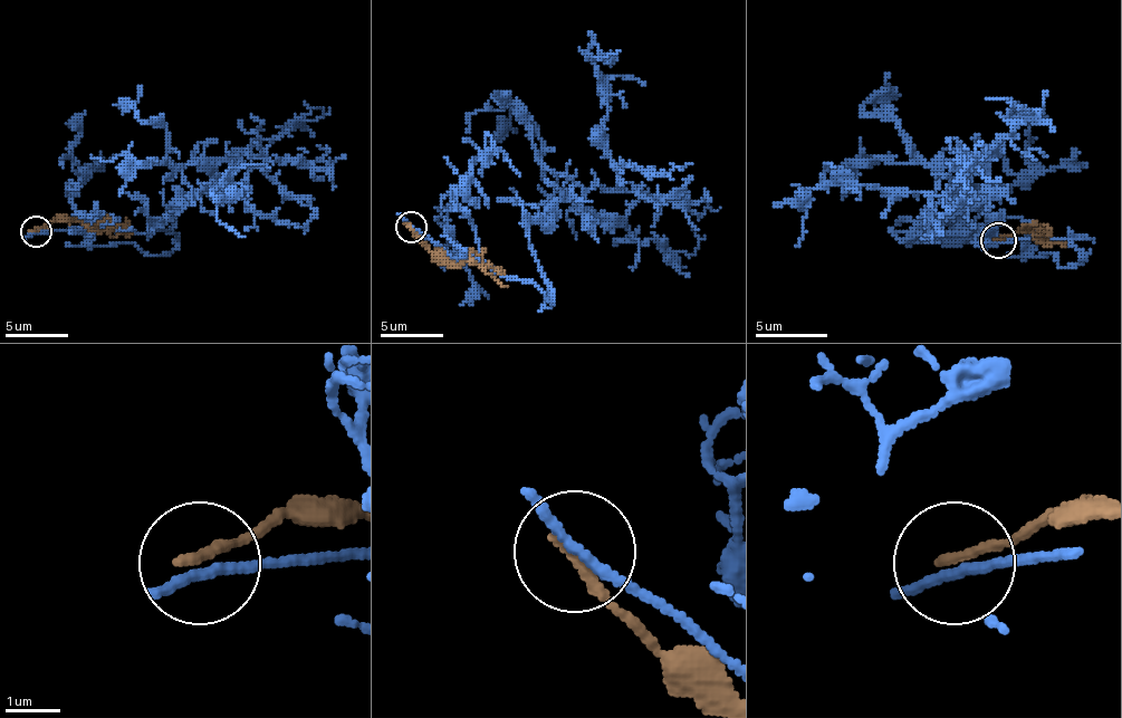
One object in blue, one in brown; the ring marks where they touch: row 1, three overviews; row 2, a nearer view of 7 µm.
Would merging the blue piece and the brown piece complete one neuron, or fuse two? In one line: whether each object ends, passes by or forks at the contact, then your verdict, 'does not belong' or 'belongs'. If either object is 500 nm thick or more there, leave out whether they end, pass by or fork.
blue passes by; brown ends; does not belong

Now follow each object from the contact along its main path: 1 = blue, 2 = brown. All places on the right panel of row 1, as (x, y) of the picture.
1: (997, 242), (1080, 260), (950, 192), (983, 189), (986, 156), (939, 195), (814, 189), (796, 246)
2: (997, 239), (1026, 228), (1039, 231), (1039, 239), (1051, 246), (1065, 242)

